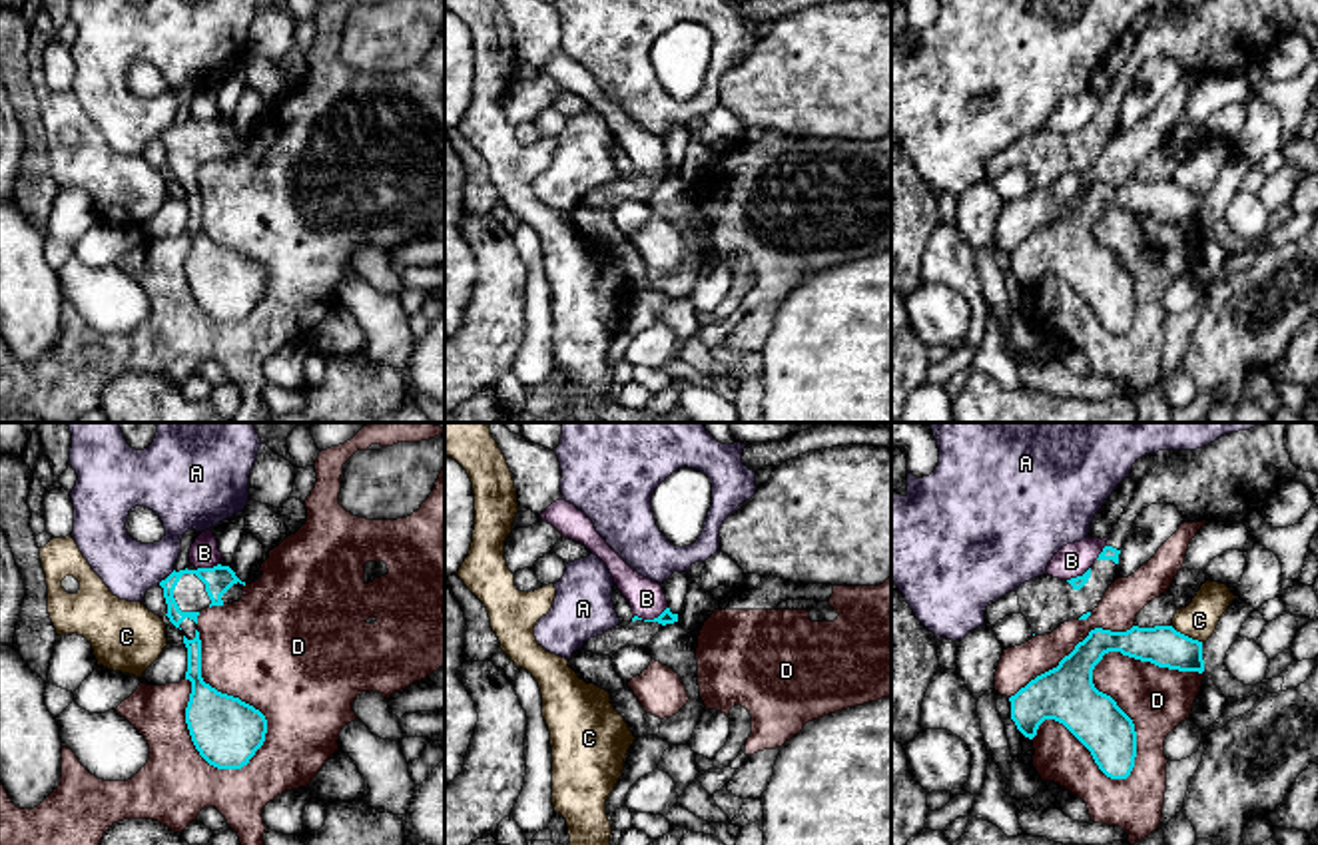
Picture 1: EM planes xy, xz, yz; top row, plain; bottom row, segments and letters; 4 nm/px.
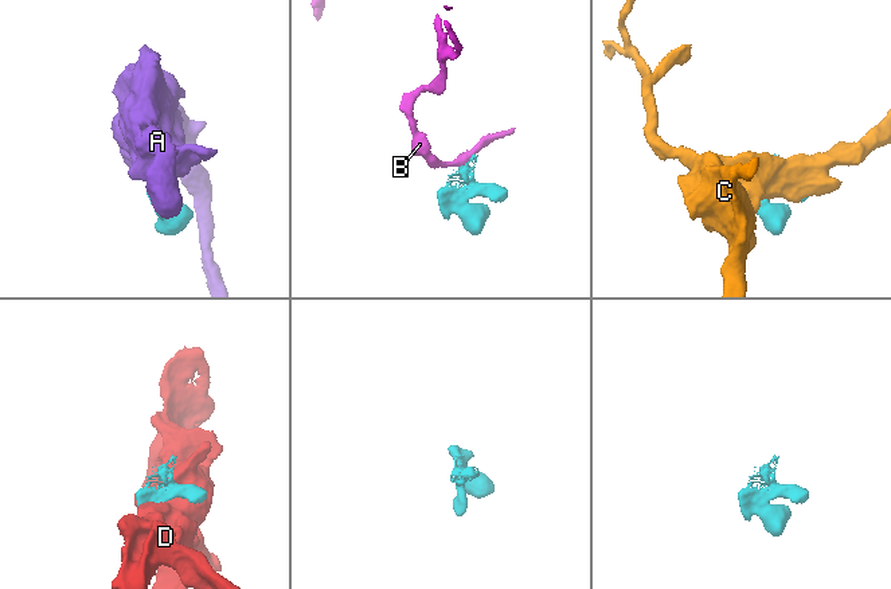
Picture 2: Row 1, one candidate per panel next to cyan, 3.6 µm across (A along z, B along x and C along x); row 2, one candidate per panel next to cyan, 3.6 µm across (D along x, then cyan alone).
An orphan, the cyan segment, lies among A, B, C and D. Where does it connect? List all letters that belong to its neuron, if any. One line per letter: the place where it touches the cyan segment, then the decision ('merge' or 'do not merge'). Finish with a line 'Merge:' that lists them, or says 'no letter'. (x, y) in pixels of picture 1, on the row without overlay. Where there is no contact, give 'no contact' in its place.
A: xy (166, 132) | do not merge
B: xz (651, 174) | do not merge
C: yz (1187, 190) | do not merge
D: yz (1129, 272) | do not merge
Merge: no letter

